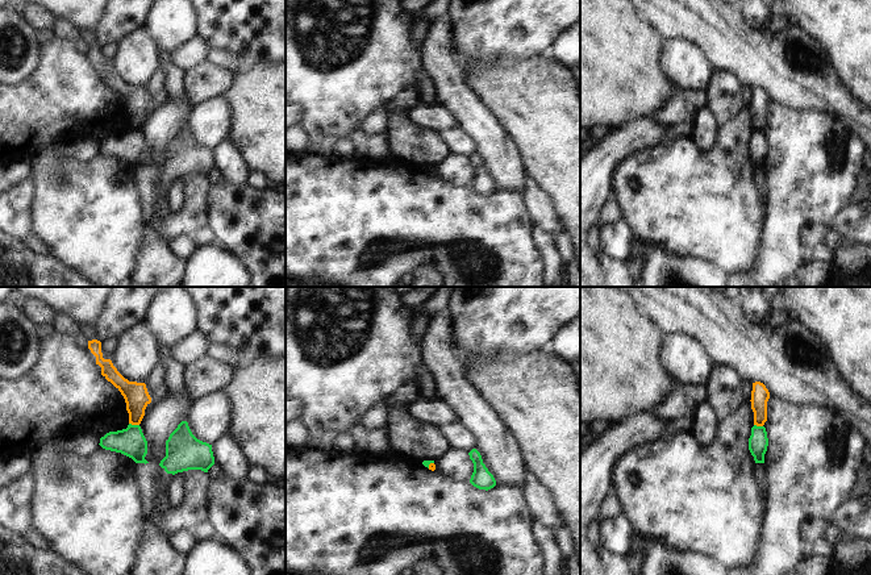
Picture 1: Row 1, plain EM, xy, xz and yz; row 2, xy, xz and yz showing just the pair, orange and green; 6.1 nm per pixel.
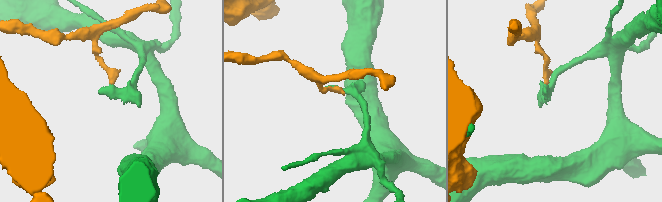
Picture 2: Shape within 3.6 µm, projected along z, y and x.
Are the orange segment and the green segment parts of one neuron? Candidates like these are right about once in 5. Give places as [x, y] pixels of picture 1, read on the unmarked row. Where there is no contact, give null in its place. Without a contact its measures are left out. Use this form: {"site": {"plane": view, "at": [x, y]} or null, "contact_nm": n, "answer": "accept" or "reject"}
{"site": {"plane": "xy", "at": [134, 129]}, "contact_nm": 70, "answer": "reject"}

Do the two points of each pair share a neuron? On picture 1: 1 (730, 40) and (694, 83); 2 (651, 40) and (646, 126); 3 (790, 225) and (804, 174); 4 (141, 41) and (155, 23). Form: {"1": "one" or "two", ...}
{"1": "two", "2": "two", "3": "one", "4": "two"}

